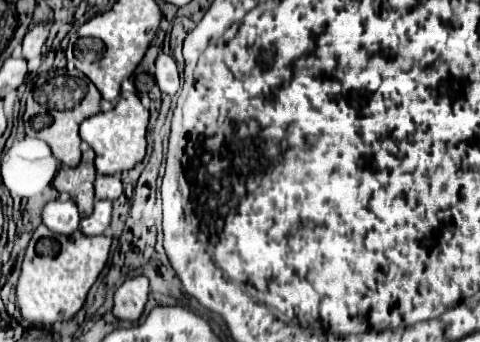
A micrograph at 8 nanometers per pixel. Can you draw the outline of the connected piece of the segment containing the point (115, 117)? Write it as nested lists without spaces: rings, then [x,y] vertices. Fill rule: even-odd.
[[[122,93],[116,107],[108,113],[98,113],[88,117],[80,125],[80,137],[86,141],[96,153],[96,171],[102,175],[122,173],[124,169],[132,169],[146,155],[146,127],[148,127],[148,109],[142,107],[138,95]]]

